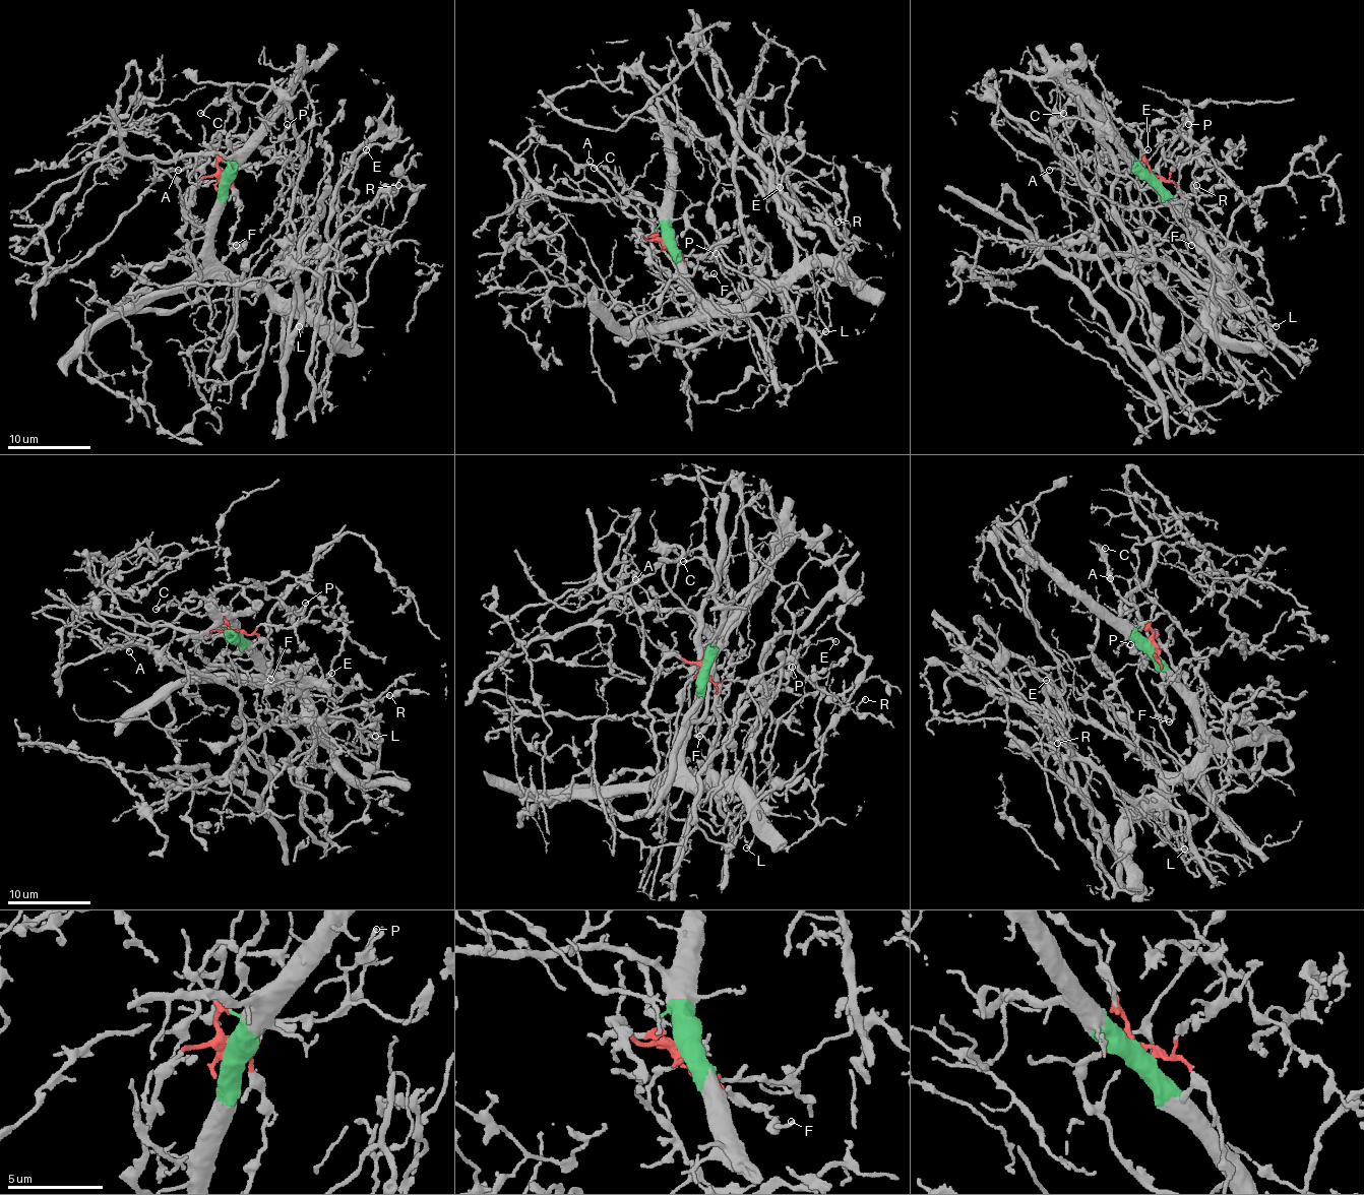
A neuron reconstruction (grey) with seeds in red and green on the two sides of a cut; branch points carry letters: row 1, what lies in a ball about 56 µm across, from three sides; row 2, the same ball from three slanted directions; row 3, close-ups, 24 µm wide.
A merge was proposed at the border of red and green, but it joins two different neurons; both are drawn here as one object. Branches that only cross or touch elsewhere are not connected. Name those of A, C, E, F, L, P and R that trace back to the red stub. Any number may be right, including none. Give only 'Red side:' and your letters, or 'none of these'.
Red side: C, F, P

